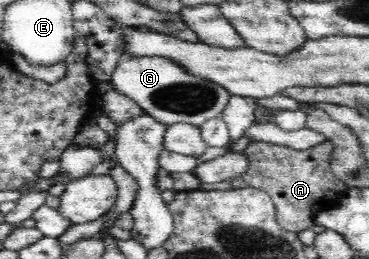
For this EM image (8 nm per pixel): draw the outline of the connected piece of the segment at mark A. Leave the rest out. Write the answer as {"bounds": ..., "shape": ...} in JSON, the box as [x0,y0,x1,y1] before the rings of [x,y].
{"bounds":[200,140,350,233],"shape":[[[324,140],[311,147],[296,150],[290,146],[266,141],[251,141],[244,151],[248,157],[248,172],[237,178],[218,182],[214,185],[200,186],[202,191],[220,191],[251,187],[264,190],[274,202],[278,224],[283,230],[298,233],[311,228],[318,212],[332,211],[342,204],[342,196],[350,188],[336,179],[331,170],[334,145],[331,140]]]}

